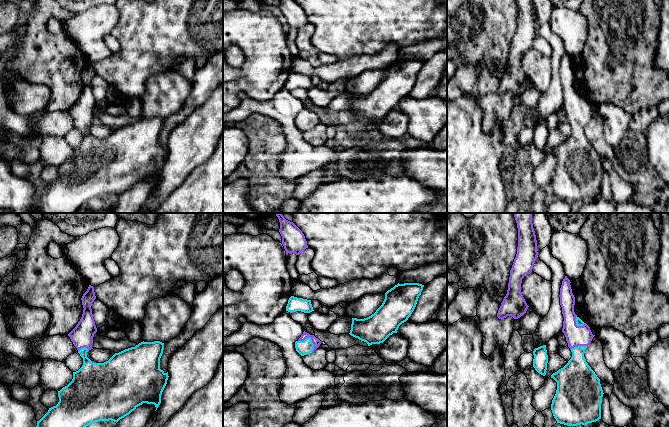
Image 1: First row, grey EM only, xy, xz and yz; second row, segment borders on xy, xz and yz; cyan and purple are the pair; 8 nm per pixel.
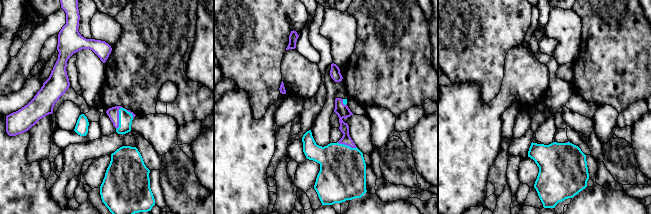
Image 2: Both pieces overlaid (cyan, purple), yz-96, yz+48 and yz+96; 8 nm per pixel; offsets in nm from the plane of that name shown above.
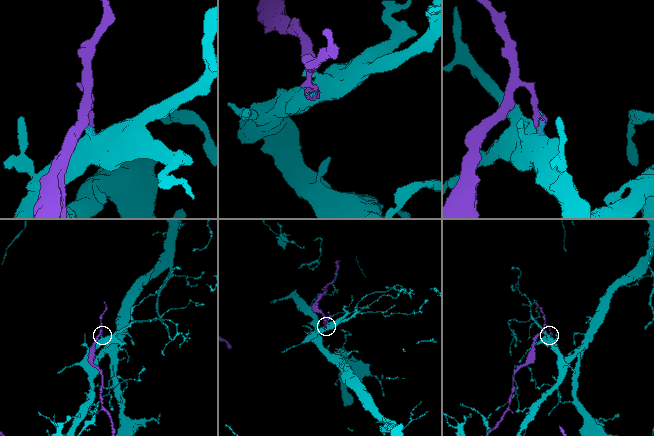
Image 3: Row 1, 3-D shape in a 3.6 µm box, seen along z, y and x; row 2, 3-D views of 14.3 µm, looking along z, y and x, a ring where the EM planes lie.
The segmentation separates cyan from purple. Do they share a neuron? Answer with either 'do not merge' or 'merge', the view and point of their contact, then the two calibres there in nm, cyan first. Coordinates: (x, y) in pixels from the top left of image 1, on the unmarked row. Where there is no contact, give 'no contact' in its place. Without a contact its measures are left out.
do not merge | xz (310, 114) | 120/60 nm

